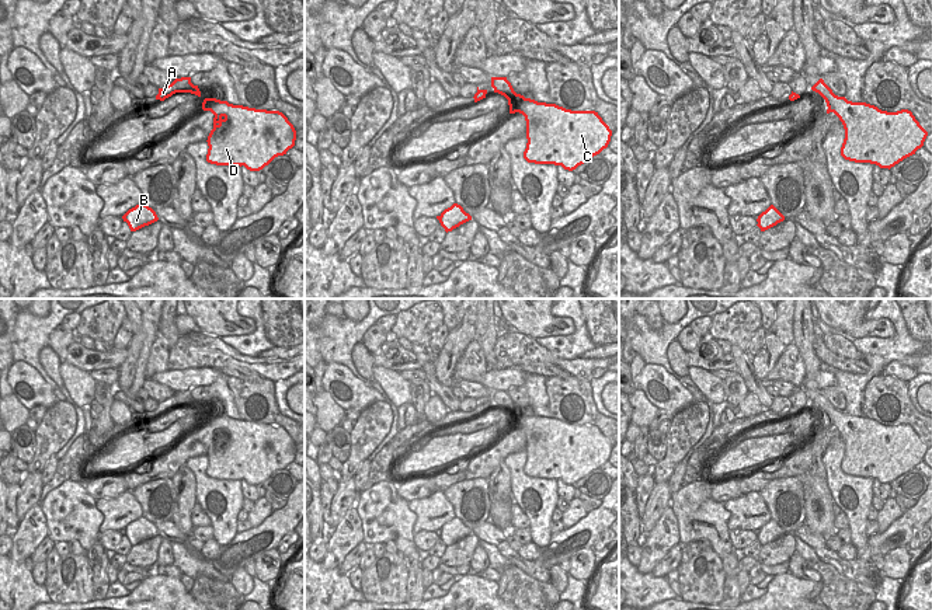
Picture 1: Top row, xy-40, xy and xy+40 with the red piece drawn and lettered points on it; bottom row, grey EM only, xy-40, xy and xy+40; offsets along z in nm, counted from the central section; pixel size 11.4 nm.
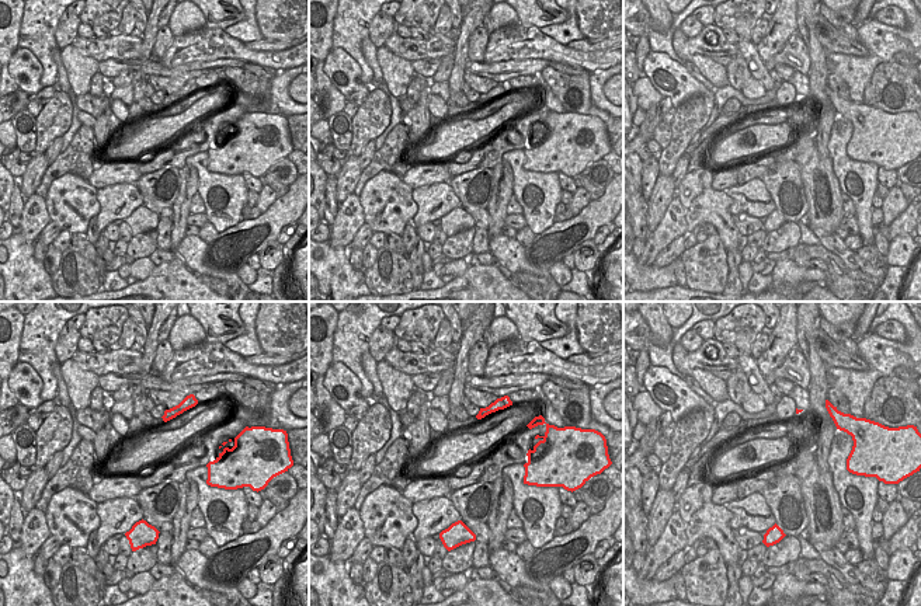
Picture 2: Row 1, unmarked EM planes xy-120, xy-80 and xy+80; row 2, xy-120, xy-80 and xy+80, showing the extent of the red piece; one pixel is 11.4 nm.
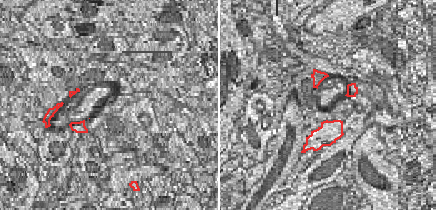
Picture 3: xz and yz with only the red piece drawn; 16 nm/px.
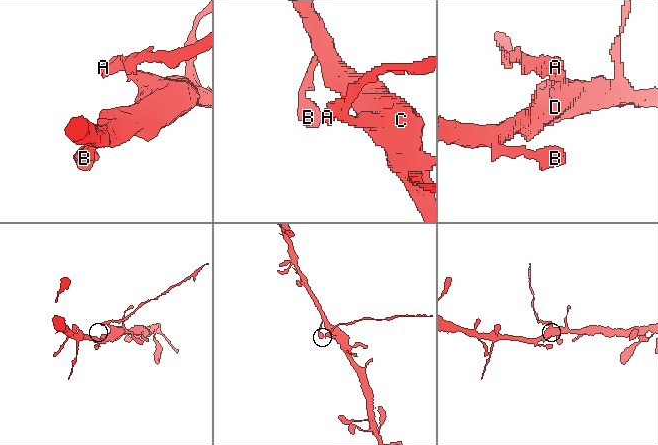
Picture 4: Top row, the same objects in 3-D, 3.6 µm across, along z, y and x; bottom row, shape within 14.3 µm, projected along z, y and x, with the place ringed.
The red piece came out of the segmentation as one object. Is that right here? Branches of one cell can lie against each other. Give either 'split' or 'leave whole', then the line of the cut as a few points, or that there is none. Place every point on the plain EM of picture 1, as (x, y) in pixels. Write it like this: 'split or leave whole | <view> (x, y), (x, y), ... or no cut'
split | xy (521, 410), (508, 418)

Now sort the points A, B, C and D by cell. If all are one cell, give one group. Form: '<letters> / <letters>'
A / B C D

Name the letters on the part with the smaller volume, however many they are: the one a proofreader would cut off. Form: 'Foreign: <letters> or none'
Foreign: A.

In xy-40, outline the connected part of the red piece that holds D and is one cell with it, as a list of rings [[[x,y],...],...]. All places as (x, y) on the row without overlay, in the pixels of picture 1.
[[[205,412],[202,423],[215,429],[206,454],[206,475],[211,478],[260,485],[295,460],[296,445],[279,425],[233,419],[216,412]]]

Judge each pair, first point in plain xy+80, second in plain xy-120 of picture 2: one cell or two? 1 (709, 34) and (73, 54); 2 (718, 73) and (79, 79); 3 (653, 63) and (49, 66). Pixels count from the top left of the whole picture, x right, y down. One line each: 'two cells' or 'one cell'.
1: two cells
2: one cell
3: two cells

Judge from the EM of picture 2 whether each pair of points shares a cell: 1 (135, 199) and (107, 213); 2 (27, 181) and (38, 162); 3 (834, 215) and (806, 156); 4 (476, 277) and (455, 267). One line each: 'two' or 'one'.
1: one
2: one
3: one
4: two

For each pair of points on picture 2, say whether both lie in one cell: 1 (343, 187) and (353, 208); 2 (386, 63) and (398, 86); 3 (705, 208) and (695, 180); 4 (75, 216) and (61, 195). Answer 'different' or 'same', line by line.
1: different
2: same
3: same
4: same

